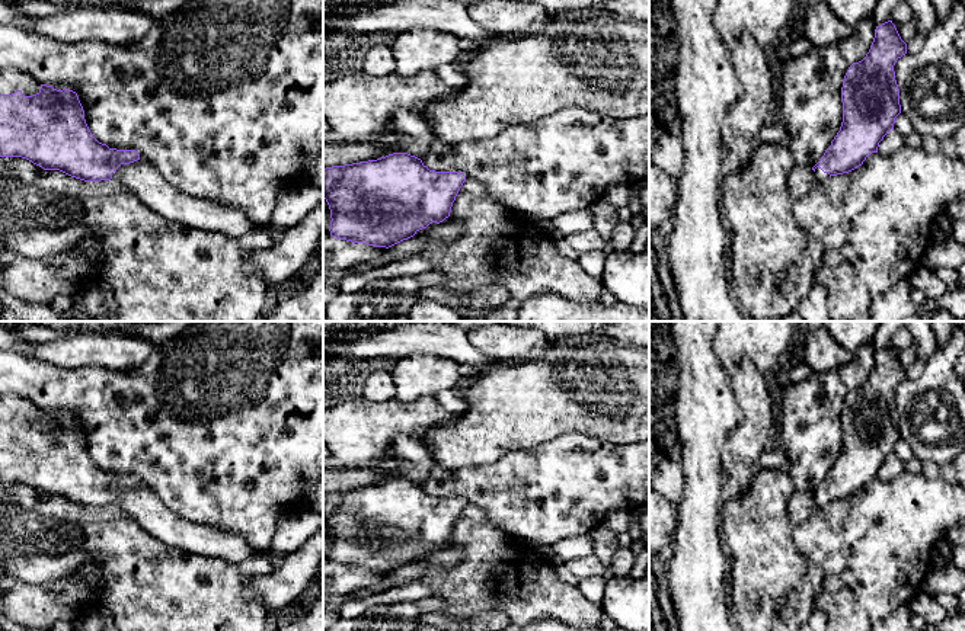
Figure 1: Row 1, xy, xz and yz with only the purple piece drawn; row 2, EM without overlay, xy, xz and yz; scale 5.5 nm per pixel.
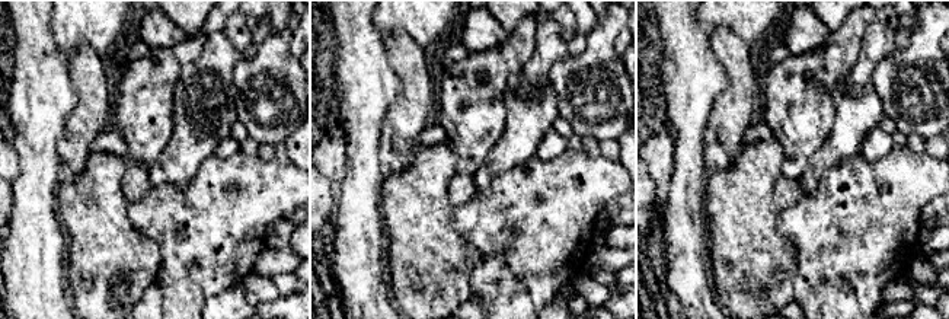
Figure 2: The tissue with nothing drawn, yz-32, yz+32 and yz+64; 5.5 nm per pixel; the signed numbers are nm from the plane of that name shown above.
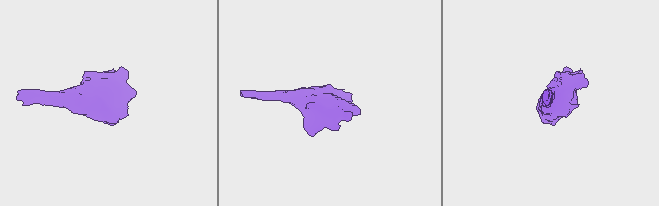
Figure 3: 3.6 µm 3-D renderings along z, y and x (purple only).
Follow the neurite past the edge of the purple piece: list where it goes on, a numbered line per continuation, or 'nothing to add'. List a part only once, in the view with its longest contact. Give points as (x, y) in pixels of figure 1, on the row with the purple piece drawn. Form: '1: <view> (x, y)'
1: xy (139, 176)

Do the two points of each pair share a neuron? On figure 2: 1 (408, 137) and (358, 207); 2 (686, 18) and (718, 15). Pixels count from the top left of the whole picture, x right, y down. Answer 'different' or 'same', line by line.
1: different
2: different

